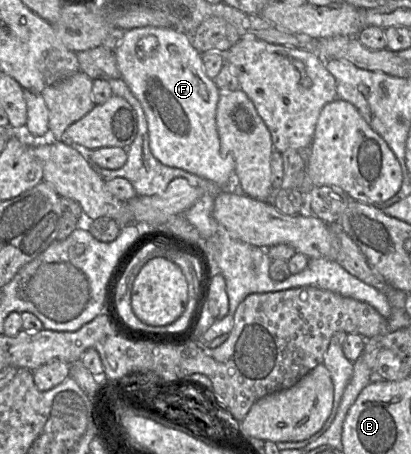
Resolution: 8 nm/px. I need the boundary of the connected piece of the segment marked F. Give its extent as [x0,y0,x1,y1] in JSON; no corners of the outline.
[114,27,235,189]

